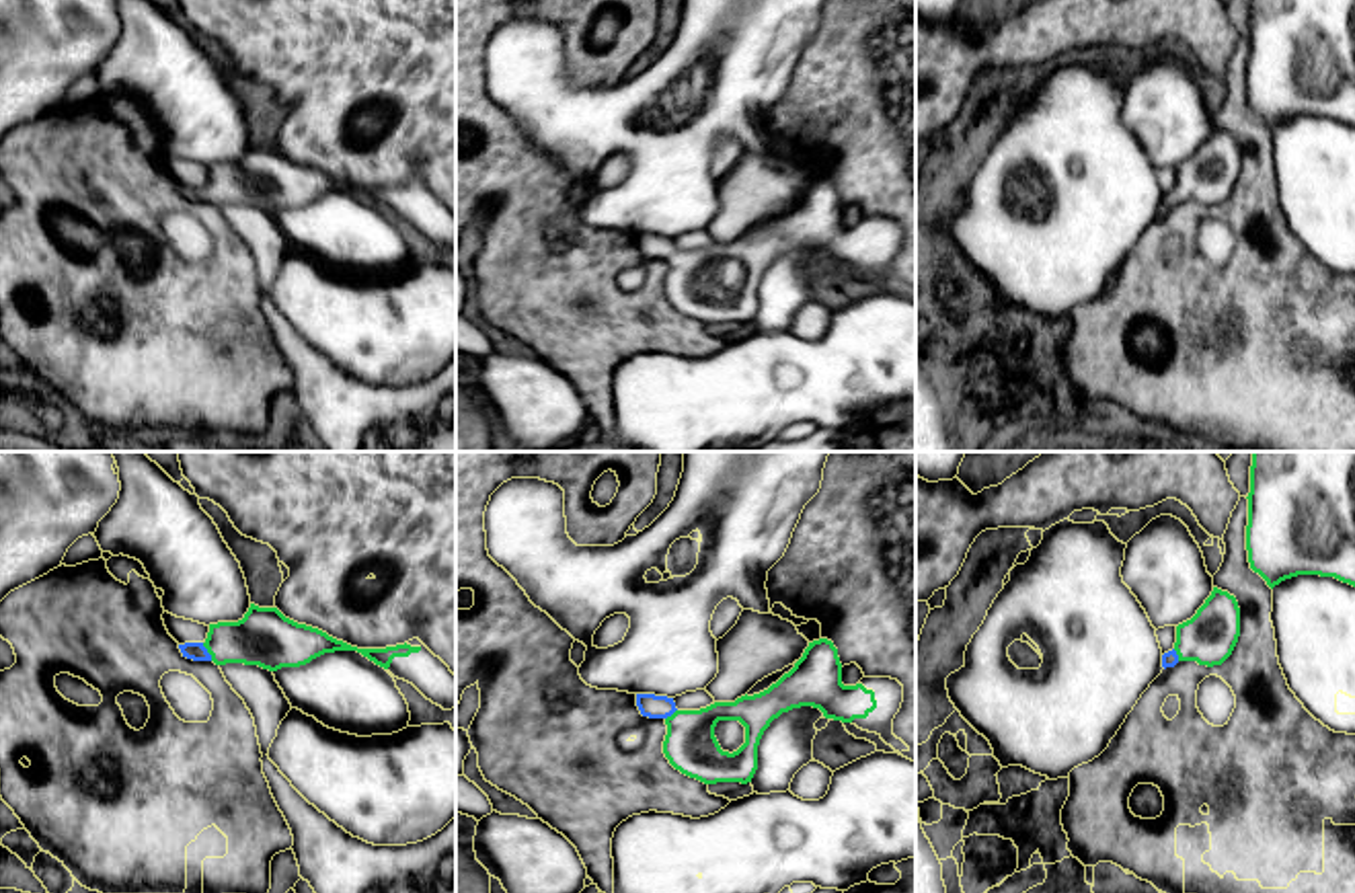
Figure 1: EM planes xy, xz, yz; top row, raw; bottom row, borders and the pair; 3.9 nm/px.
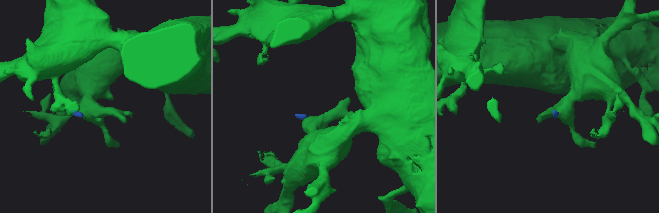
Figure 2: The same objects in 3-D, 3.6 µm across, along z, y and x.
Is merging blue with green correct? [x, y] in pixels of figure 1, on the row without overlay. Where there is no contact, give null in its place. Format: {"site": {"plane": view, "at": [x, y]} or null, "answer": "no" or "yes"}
{"site": {"plane": "xy", "at": [206, 191]}, "answer": "yes"}

